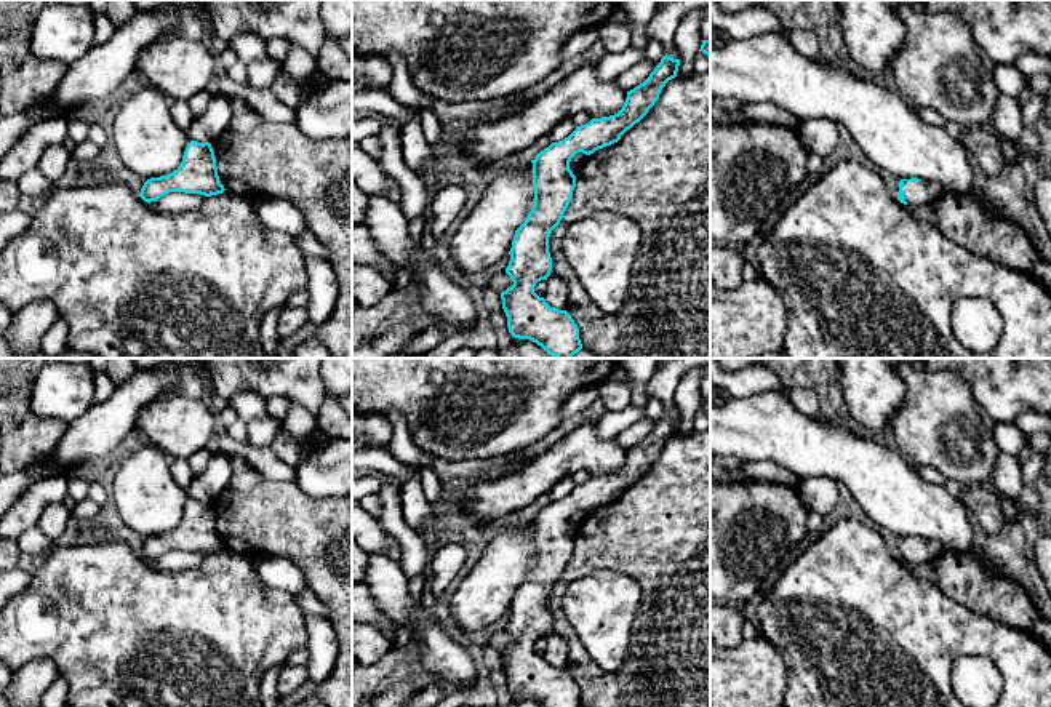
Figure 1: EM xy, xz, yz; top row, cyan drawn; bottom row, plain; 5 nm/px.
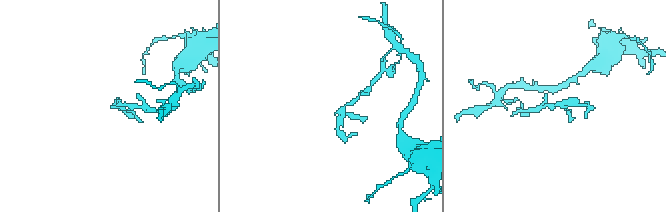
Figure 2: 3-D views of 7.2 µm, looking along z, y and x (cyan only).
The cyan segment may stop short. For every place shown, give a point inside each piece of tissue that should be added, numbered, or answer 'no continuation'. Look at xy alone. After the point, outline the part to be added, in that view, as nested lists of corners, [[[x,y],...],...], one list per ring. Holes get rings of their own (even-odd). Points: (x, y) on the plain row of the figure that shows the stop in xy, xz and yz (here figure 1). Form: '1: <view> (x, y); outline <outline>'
no continuation

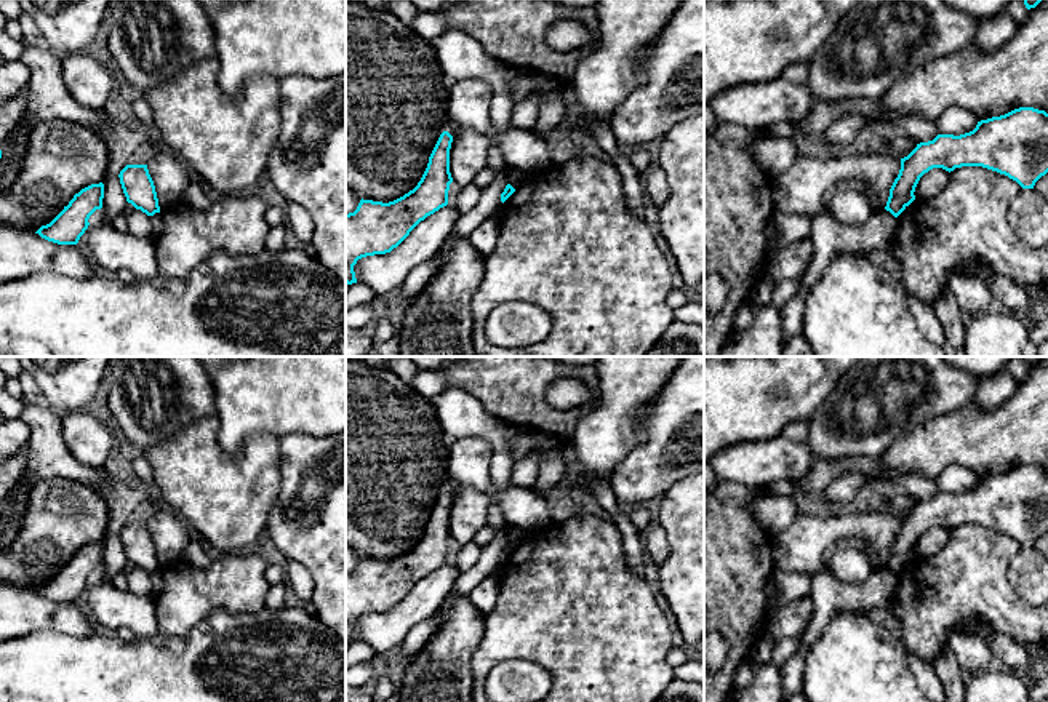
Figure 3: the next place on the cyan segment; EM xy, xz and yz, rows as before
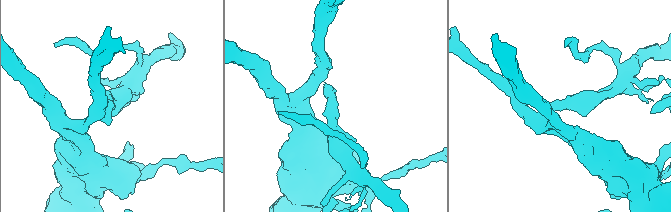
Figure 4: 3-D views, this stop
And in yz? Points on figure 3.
no continuation

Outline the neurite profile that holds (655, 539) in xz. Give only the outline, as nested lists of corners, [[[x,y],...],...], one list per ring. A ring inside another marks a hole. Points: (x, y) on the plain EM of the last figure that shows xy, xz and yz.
[[[661,525],[646,526],[643,544],[653,558],[653,566],[661,564],[669,556],[667,537]]]

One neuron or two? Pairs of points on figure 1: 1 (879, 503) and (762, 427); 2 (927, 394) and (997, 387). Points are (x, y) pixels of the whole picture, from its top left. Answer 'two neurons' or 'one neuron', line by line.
1: one neuron
2: two neurons

